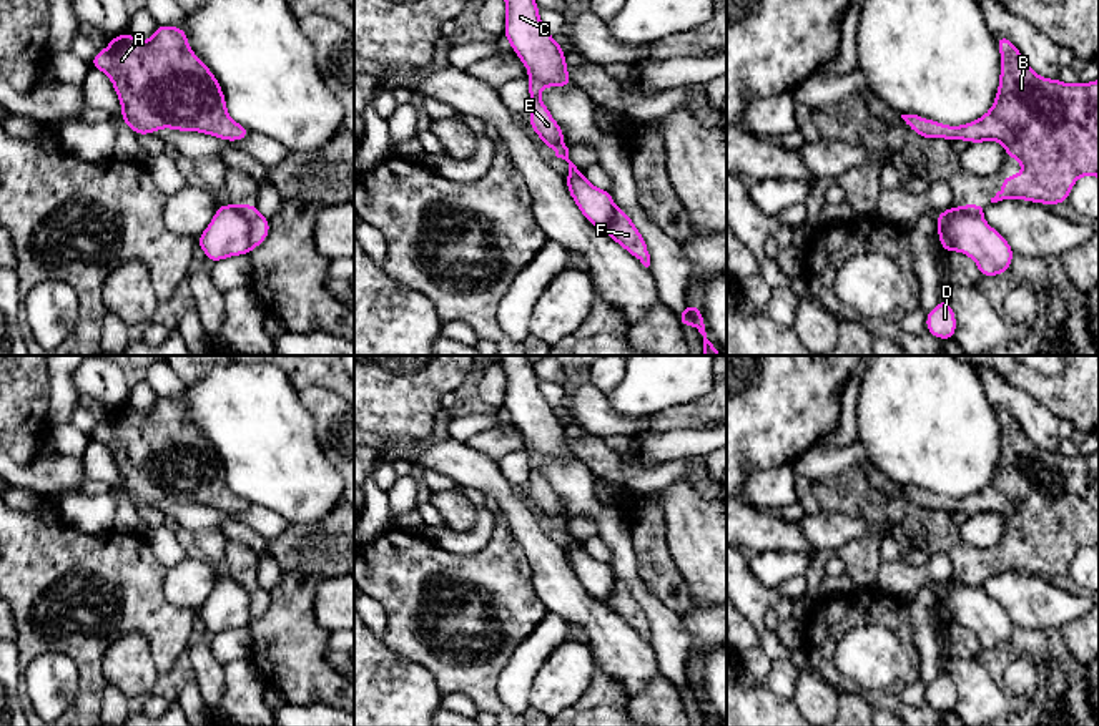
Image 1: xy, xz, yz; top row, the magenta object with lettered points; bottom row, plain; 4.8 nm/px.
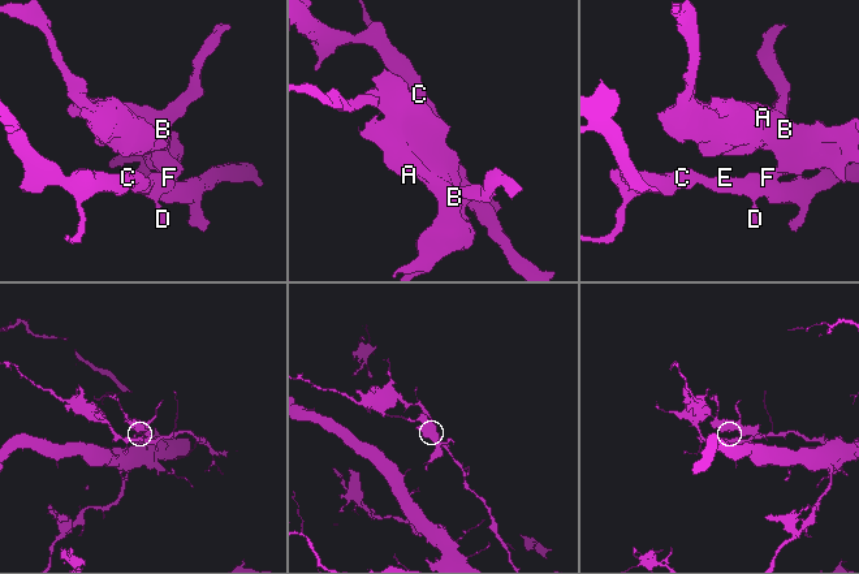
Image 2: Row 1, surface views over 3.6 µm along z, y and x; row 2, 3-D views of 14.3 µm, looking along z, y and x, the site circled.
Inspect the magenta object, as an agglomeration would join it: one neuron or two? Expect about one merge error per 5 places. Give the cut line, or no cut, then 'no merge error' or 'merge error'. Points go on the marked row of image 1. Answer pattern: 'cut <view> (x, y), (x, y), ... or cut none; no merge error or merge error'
cut xy (233, 206), (248, 223), (250, 245), (253, 248); merge error

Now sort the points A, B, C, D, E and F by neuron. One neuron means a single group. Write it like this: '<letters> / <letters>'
A B F / C D E

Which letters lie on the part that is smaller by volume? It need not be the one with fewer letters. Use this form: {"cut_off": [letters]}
{"cut_off": ["A", "B", "F"]}

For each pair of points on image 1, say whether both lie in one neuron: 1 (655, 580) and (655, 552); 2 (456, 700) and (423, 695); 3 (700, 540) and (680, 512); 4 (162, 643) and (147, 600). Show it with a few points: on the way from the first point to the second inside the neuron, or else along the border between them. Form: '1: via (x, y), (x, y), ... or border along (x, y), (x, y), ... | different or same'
1: via (655, 573), (655, 559) | same
2: border along (441, 695), (443, 706) | different
3: via (699, 534), (687, 519) | same
4: via (162, 633), (162, 625), (147, 610) | same

